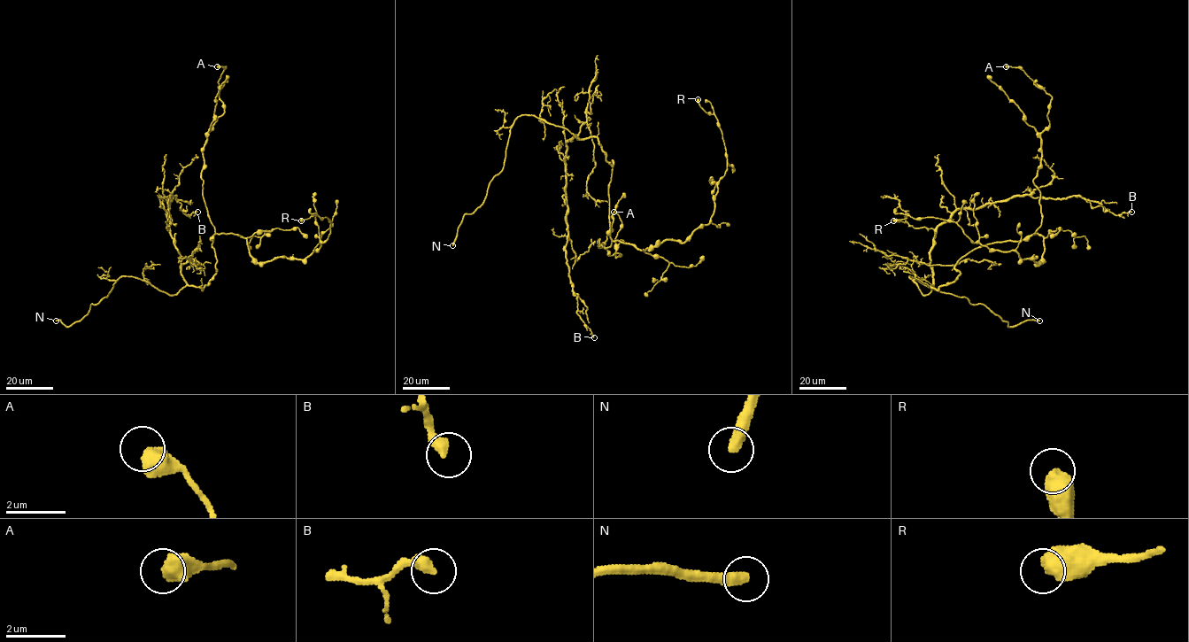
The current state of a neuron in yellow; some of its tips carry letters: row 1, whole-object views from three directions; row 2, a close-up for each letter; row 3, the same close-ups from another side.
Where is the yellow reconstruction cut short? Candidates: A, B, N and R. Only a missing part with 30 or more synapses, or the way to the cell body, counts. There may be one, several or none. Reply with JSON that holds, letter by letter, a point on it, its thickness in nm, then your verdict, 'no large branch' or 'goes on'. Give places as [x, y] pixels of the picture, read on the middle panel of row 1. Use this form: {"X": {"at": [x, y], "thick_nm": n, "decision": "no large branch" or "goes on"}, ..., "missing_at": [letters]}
{"A": {"at": [613, 212], "thick_nm": 600, "decision": "no large branch"}, "B": {"at": [594, 337], "thick_nm": 400, "decision": "no large branch"}, "N": {"at": [452, 245], "thick_nm": 400, "decision": "goes on"}, "R": {"at": [698, 99], "thick_nm": 650, "decision": "no large branch"}, "missing_at": ["N"]}

